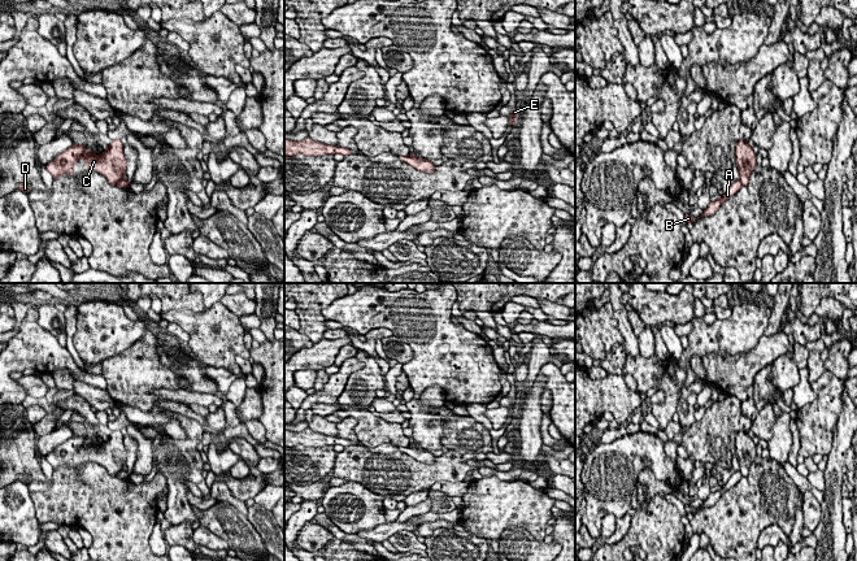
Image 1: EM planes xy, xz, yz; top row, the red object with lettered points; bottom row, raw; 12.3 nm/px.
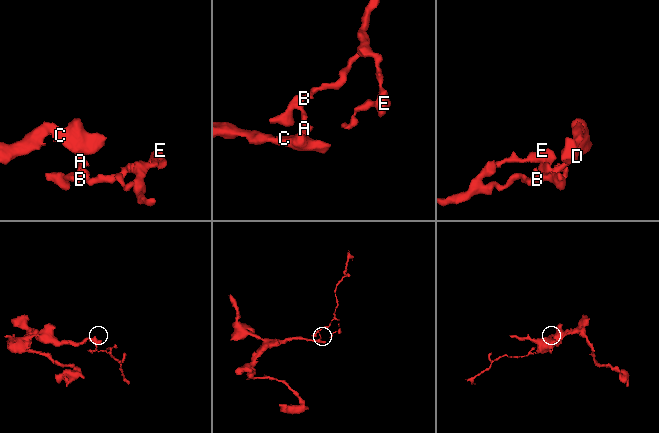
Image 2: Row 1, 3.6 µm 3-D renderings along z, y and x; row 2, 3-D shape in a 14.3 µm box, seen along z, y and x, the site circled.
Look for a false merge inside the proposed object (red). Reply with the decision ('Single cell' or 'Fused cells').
Fused cells

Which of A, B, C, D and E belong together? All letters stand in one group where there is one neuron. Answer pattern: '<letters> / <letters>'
A B E / C D

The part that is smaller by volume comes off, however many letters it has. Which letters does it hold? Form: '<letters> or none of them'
A, B, E

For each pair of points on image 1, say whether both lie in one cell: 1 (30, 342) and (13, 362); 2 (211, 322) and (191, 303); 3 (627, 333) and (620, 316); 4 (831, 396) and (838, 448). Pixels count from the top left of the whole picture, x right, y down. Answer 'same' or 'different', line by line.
1: same
2: different
3: same
4: different

